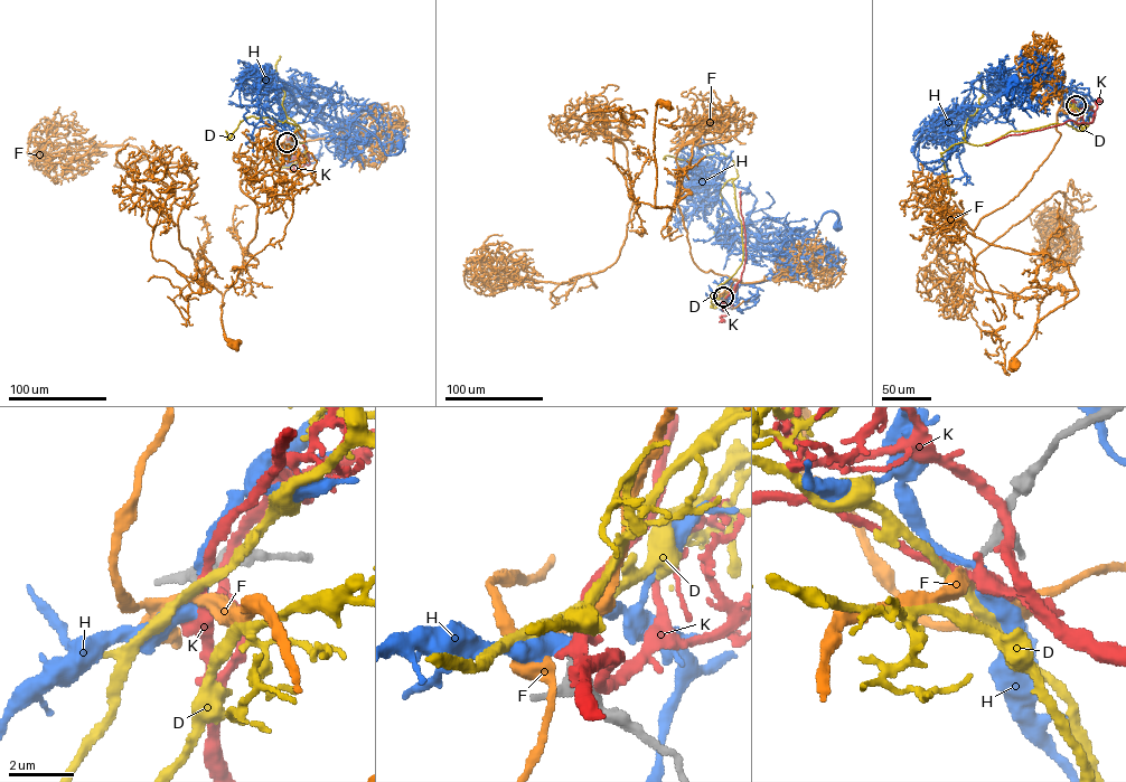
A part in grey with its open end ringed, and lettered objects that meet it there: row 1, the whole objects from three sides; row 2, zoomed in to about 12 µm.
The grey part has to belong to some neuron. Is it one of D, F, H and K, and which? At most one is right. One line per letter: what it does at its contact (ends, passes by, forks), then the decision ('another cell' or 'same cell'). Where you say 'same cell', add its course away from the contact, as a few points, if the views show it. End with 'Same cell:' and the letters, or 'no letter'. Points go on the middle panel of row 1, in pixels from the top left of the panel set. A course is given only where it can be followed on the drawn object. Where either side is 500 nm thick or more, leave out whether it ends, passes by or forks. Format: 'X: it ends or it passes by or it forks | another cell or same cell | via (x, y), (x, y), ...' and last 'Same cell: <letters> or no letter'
D: it passes by | another cell
F: it passes by | same cell | via (723, 298), (733, 279), (694, 263), (676, 196), (676, 156), (692, 142), (692, 194), (656, 207), (666, 103)
H: it passes by | another cell
K: it passes by | another cell
Same cell: F

